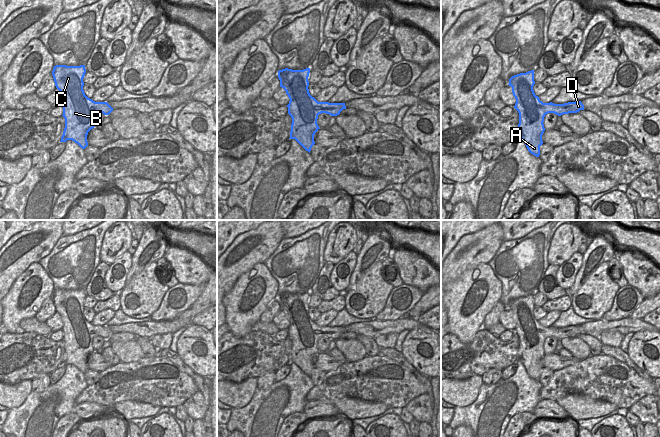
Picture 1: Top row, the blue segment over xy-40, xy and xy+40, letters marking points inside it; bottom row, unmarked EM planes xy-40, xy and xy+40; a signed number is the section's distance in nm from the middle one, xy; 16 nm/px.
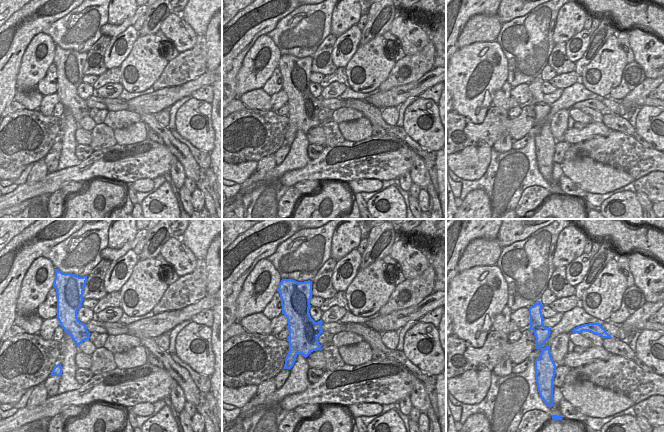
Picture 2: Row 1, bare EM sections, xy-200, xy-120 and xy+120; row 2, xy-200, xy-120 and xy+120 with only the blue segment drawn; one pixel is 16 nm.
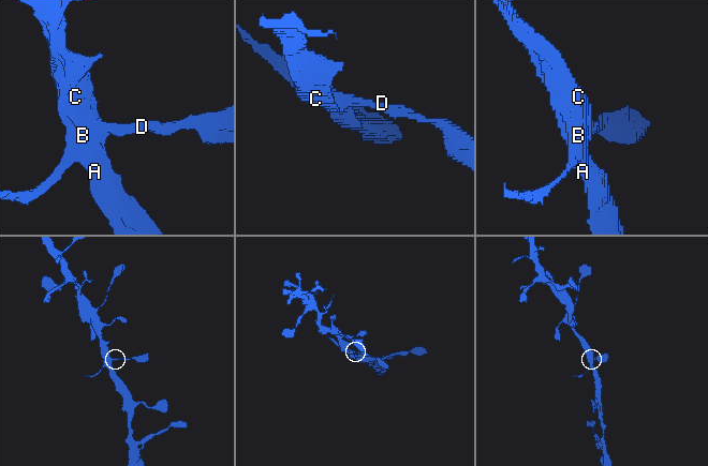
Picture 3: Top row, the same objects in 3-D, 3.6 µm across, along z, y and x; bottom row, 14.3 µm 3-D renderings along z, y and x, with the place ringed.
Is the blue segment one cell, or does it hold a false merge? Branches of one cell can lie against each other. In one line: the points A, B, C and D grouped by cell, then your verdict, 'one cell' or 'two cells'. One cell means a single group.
A B C D | one cell

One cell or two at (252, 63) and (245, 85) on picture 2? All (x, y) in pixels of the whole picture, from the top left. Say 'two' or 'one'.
one

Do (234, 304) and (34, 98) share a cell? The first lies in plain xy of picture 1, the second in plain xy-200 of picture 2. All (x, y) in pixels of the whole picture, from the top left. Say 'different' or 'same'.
different

